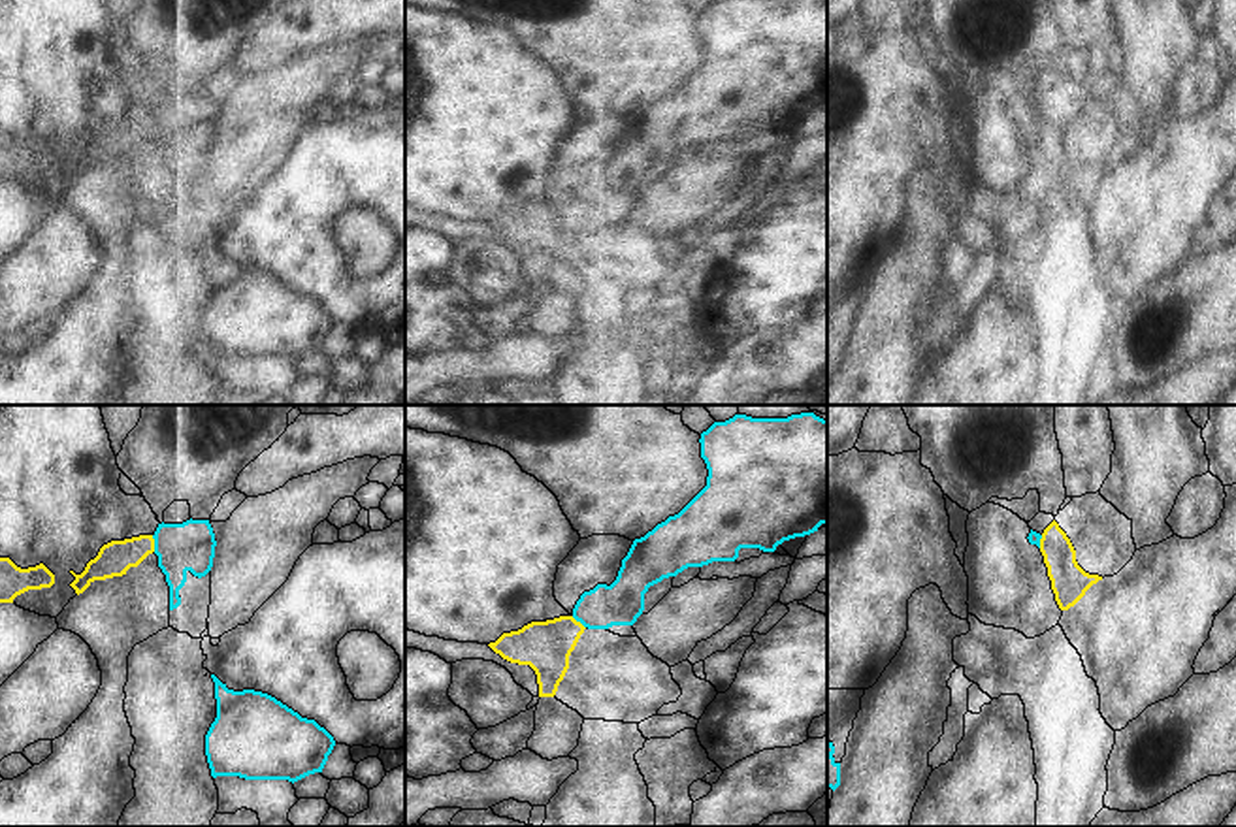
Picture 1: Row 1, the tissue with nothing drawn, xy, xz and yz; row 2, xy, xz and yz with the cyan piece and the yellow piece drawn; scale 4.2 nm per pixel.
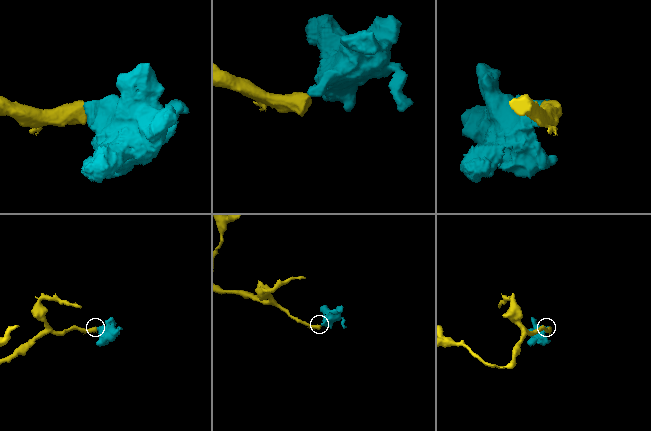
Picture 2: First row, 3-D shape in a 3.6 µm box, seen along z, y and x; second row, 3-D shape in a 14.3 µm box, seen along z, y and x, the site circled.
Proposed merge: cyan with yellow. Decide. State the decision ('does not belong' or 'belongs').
does not belong

